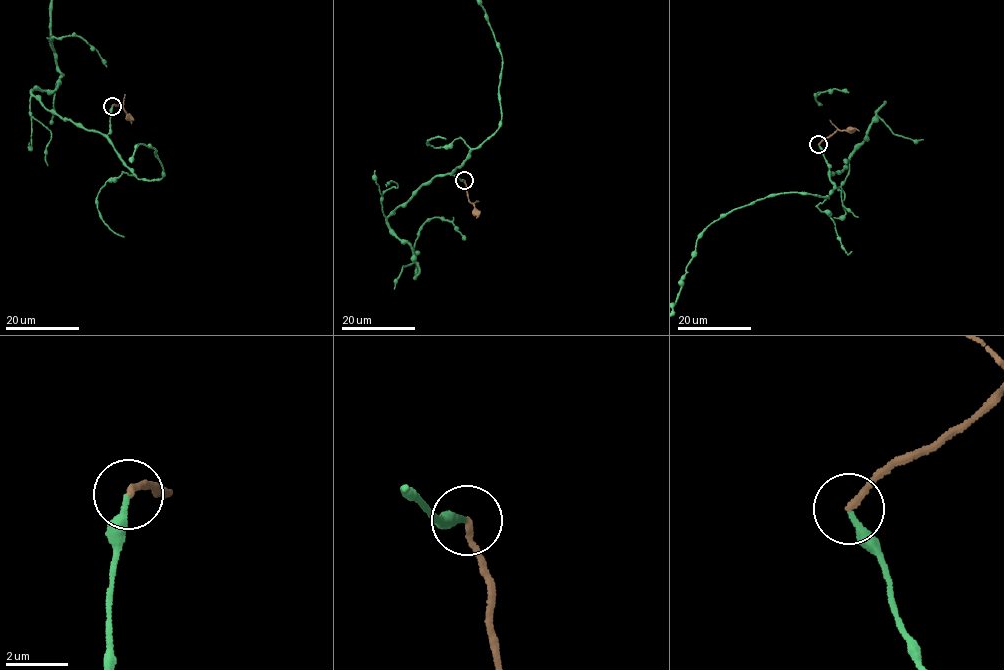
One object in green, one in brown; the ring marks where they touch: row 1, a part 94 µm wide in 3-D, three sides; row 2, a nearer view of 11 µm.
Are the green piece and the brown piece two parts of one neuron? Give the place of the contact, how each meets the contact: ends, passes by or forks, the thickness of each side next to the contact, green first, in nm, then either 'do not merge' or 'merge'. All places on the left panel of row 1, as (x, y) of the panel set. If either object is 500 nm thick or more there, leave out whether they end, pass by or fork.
at (112, 106); green ends there; brown ends there; 200 nm thick on the green side, 190 nm on the other; do not merge

